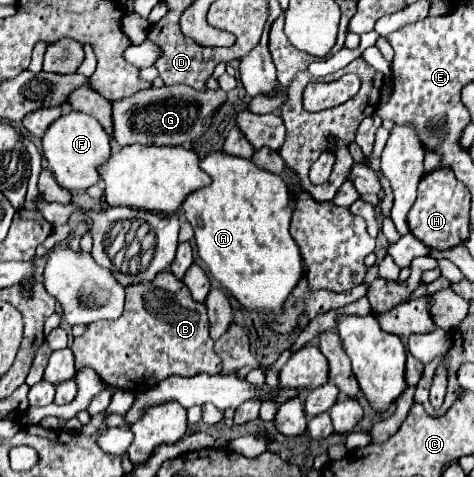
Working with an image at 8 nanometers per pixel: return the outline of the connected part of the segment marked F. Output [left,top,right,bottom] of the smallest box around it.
[42,110,110,190]

